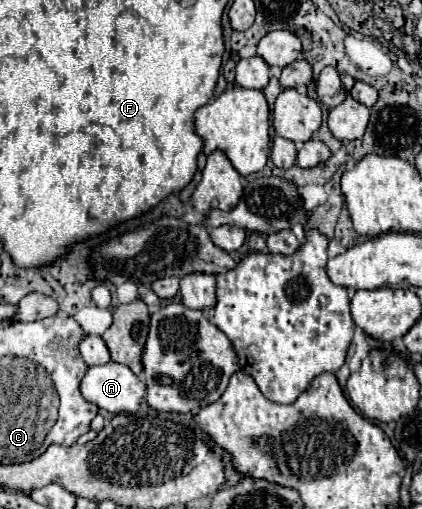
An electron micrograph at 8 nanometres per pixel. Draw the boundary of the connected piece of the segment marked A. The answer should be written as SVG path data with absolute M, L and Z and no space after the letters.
M106 363L88 367L88 375L82 379L82 395L90 403L96 403L108 413L136 413L146 397L144 381L120 363Z

